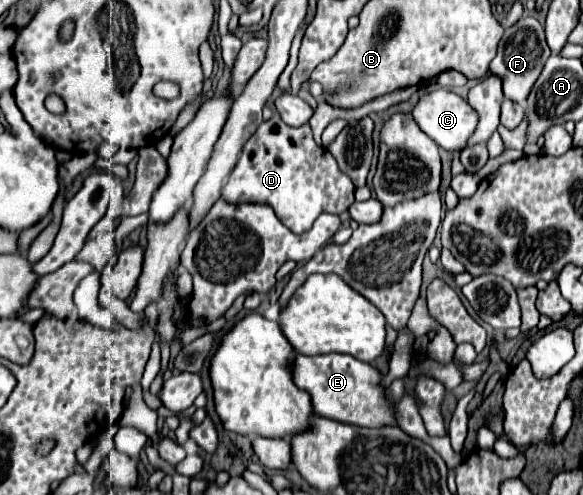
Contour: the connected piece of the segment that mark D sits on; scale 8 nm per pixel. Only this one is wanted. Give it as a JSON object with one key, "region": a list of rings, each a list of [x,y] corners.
{"region":[[[274,113],[274,117],[270,121],[264,121],[246,141],[238,165],[222,187],[222,195],[230,203],[268,203],[276,211],[276,217],[290,231],[306,233],[320,213],[340,215],[348,211],[350,203],[354,203],[354,185],[348,175],[342,175],[342,171],[338,171],[338,165],[332,155],[314,143],[312,129],[308,123],[300,127],[290,127],[282,123],[282,119],[278,119],[278,115]]]}

